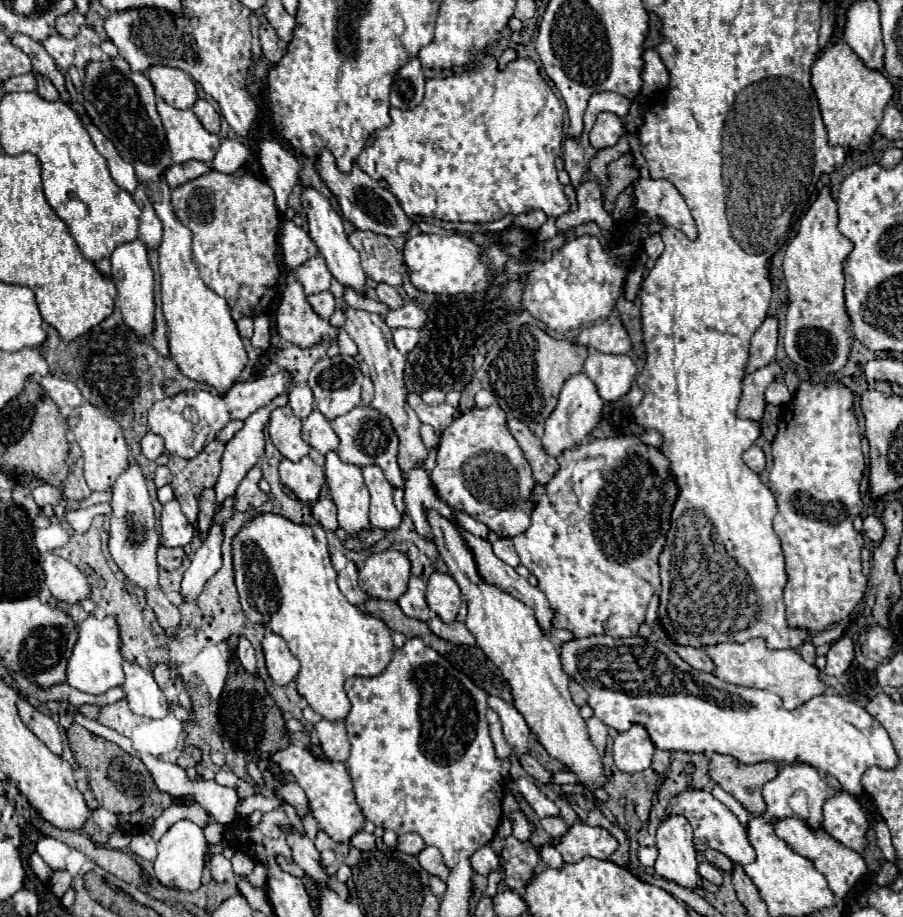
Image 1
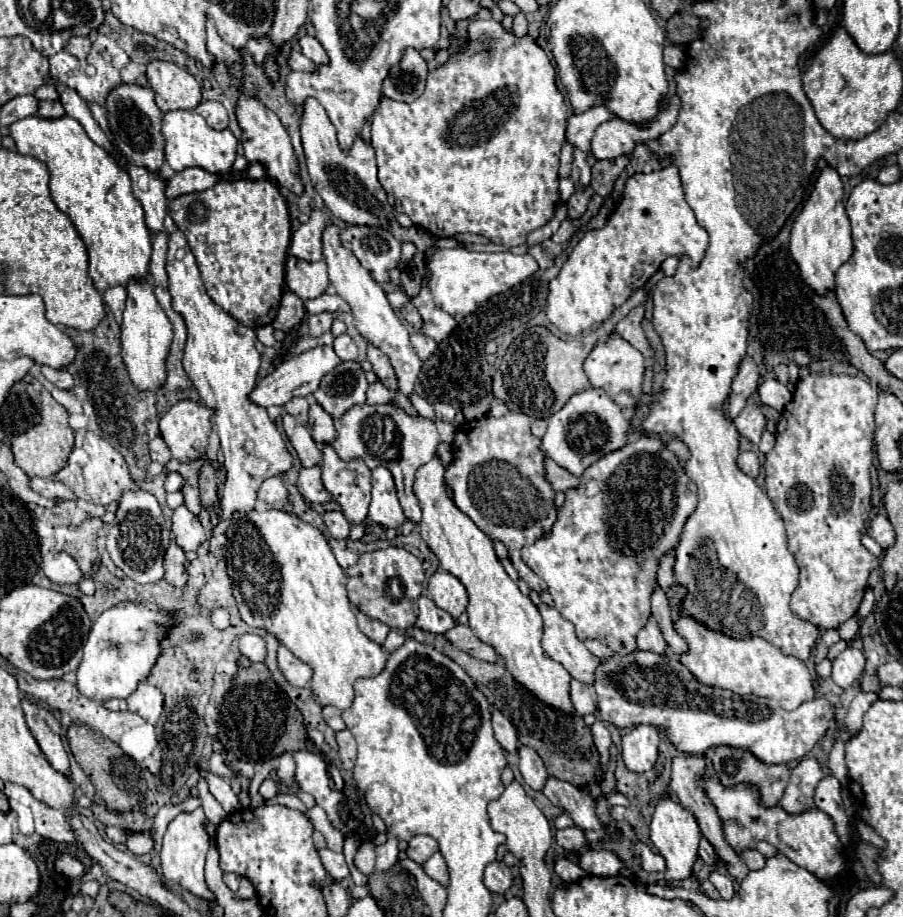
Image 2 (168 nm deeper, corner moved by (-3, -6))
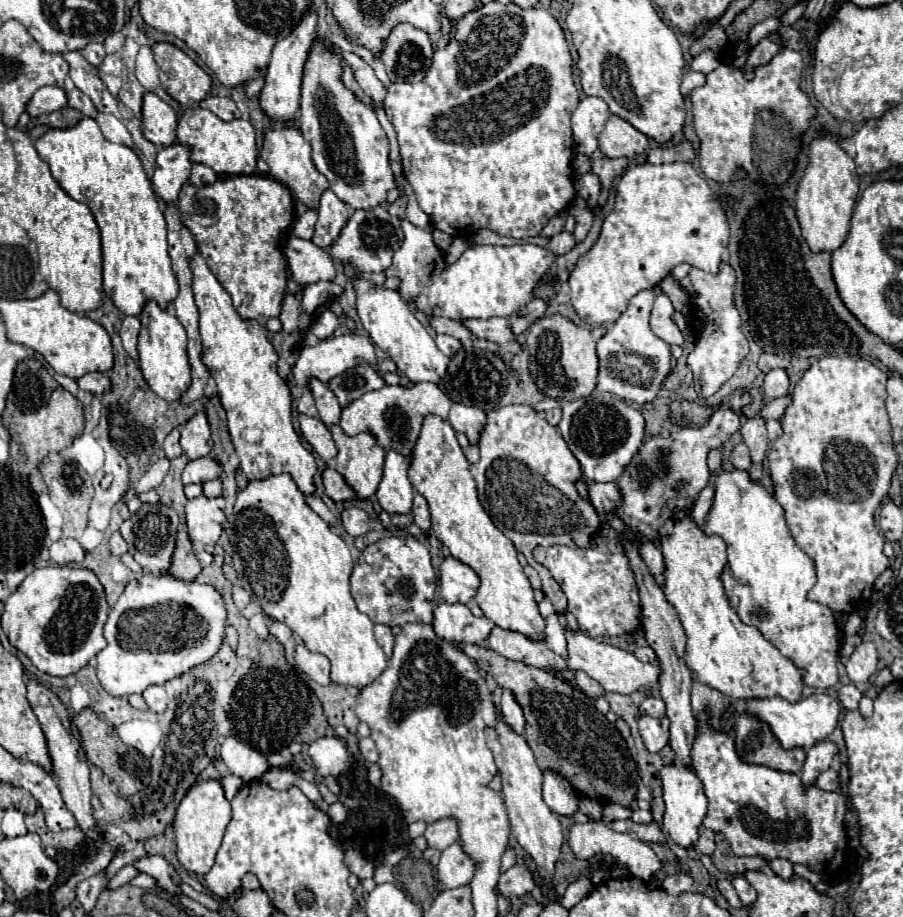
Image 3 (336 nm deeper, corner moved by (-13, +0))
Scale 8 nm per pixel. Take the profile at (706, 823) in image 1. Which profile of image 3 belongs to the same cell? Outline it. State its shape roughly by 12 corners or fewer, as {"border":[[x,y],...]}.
{"border":[[771,859],[771,867],[783,879],[793,875],[787,859]]}

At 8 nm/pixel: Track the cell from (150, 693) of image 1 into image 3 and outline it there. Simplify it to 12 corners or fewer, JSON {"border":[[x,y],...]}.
{"border":[[151,685],[143,691],[147,707],[153,713],[167,709],[163,685]]}

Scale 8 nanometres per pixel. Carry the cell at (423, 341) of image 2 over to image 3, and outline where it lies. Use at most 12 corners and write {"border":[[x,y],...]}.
{"border":[[437,335],[435,343],[447,357],[461,347],[455,337]]}

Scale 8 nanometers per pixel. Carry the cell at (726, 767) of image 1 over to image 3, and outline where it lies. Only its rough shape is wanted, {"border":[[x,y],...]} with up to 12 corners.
{"border":[[749,715],[735,723],[743,763],[799,773],[803,749],[781,749],[769,727]]}

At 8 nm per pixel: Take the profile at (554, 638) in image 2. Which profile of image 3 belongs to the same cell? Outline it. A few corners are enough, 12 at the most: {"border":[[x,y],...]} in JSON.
{"border":[[565,627],[569,669],[605,691],[651,695],[659,667]]}

